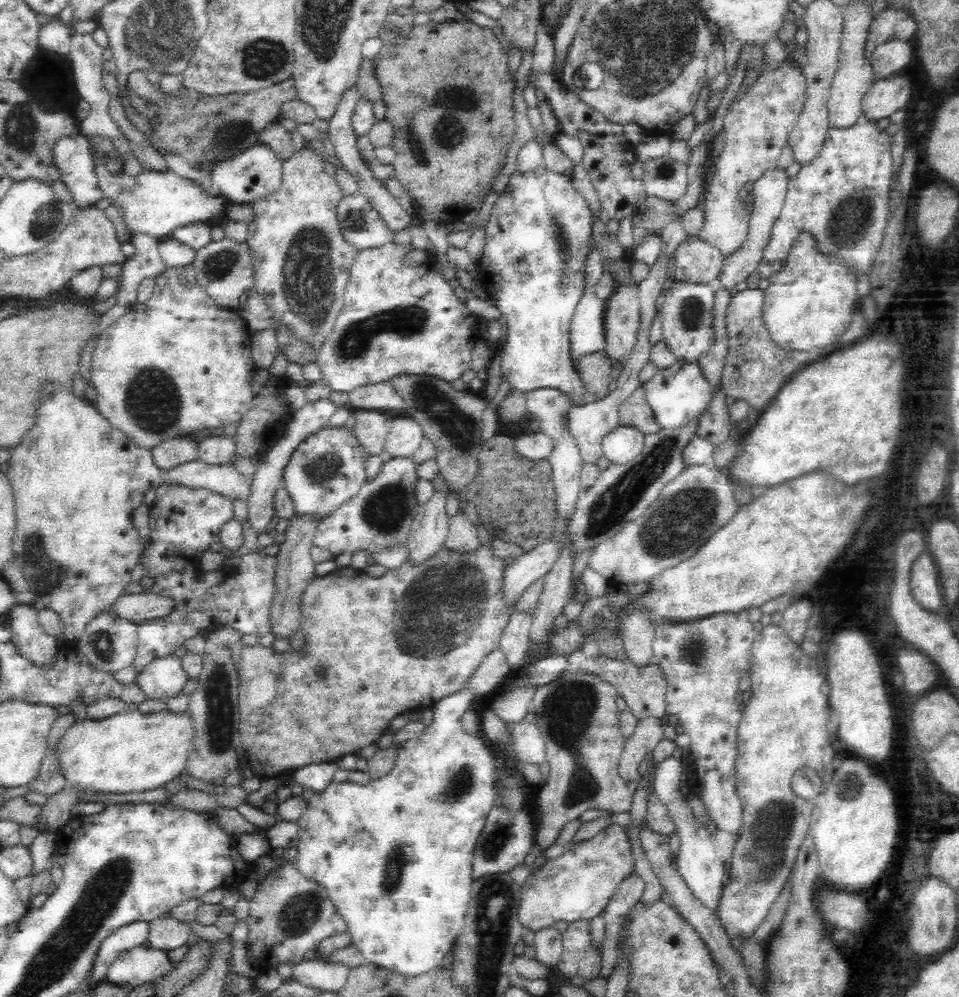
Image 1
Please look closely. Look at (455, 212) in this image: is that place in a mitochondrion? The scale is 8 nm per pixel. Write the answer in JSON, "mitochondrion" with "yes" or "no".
{"mitochondrion":"no"}

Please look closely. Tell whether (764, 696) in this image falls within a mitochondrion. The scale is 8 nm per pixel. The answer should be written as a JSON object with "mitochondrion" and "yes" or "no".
{"mitochondrion":"no"}

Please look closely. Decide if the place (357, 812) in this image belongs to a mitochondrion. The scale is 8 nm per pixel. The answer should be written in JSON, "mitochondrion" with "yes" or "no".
{"mitochondrion":"no"}

